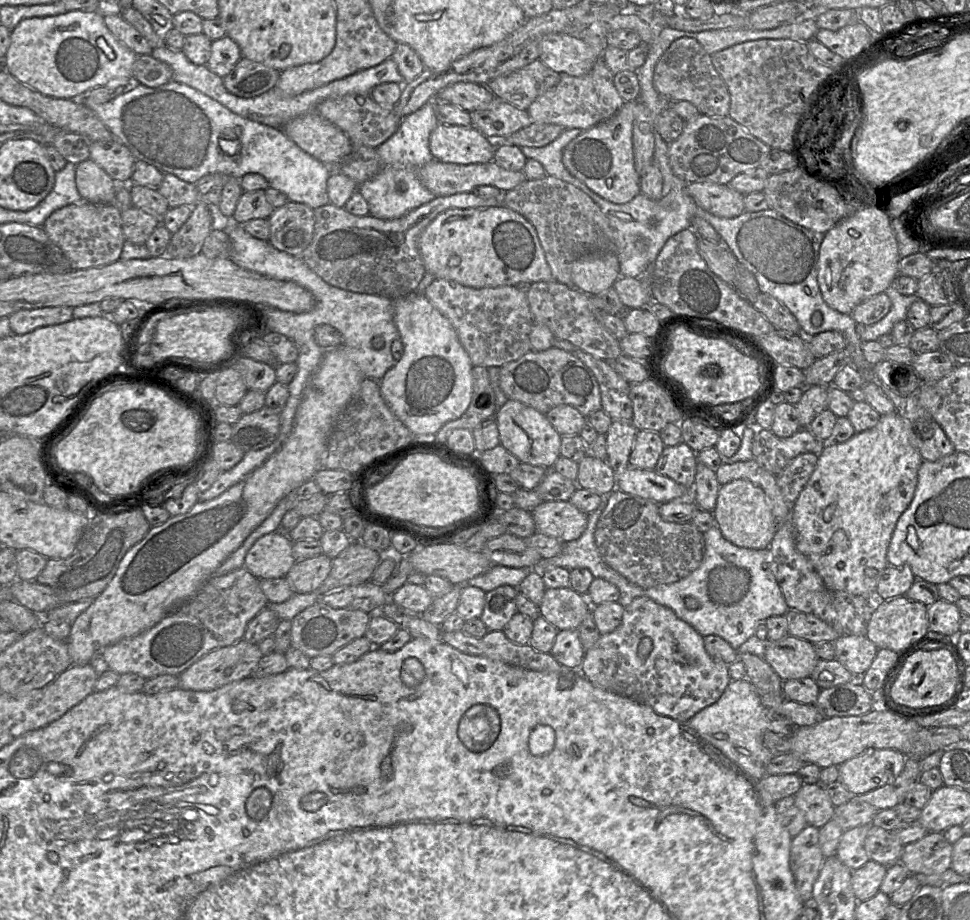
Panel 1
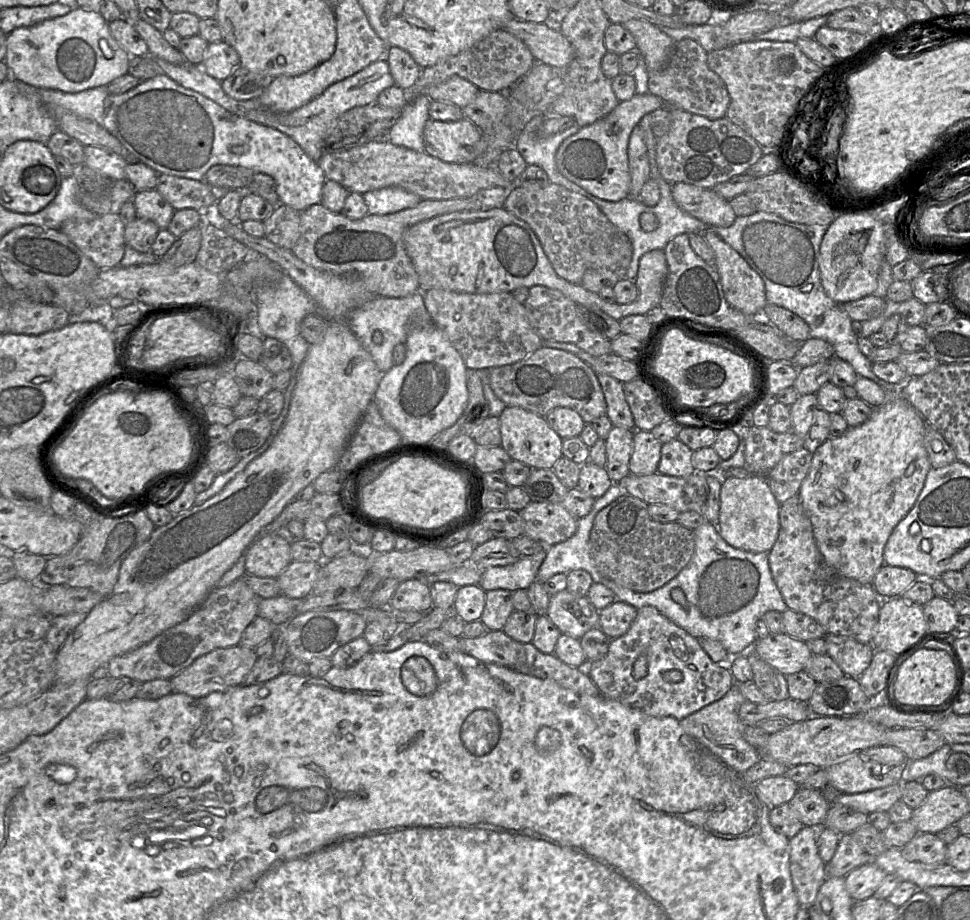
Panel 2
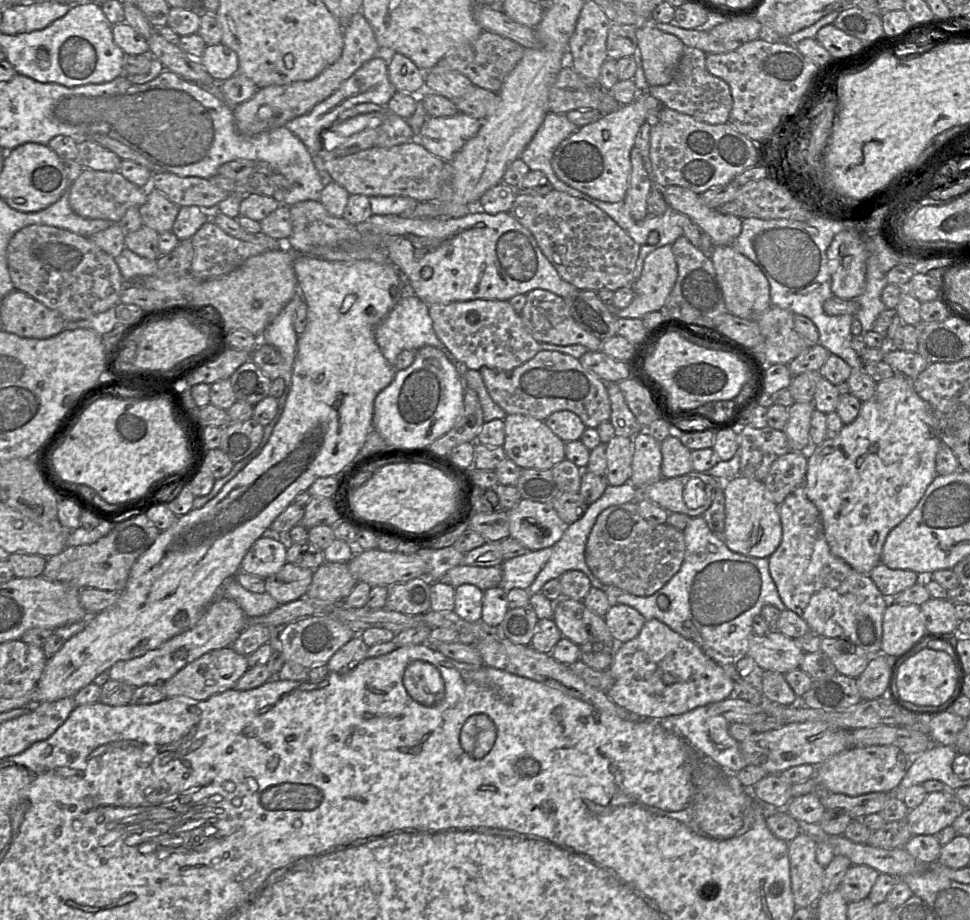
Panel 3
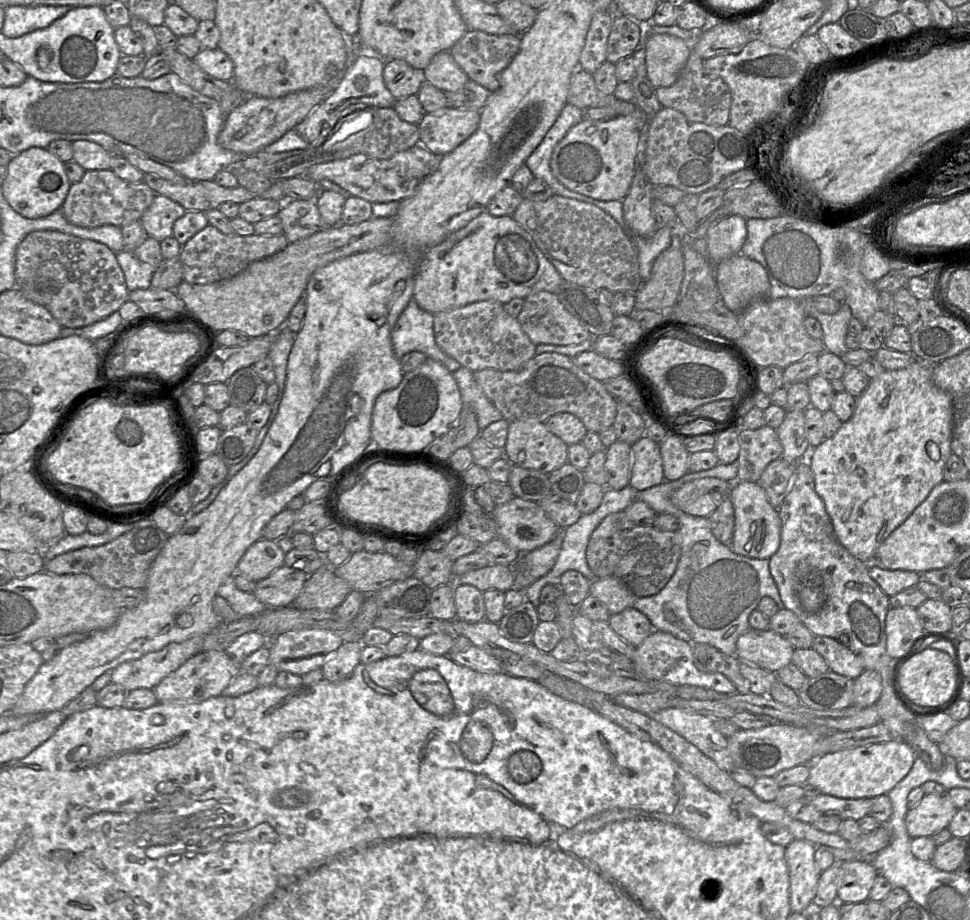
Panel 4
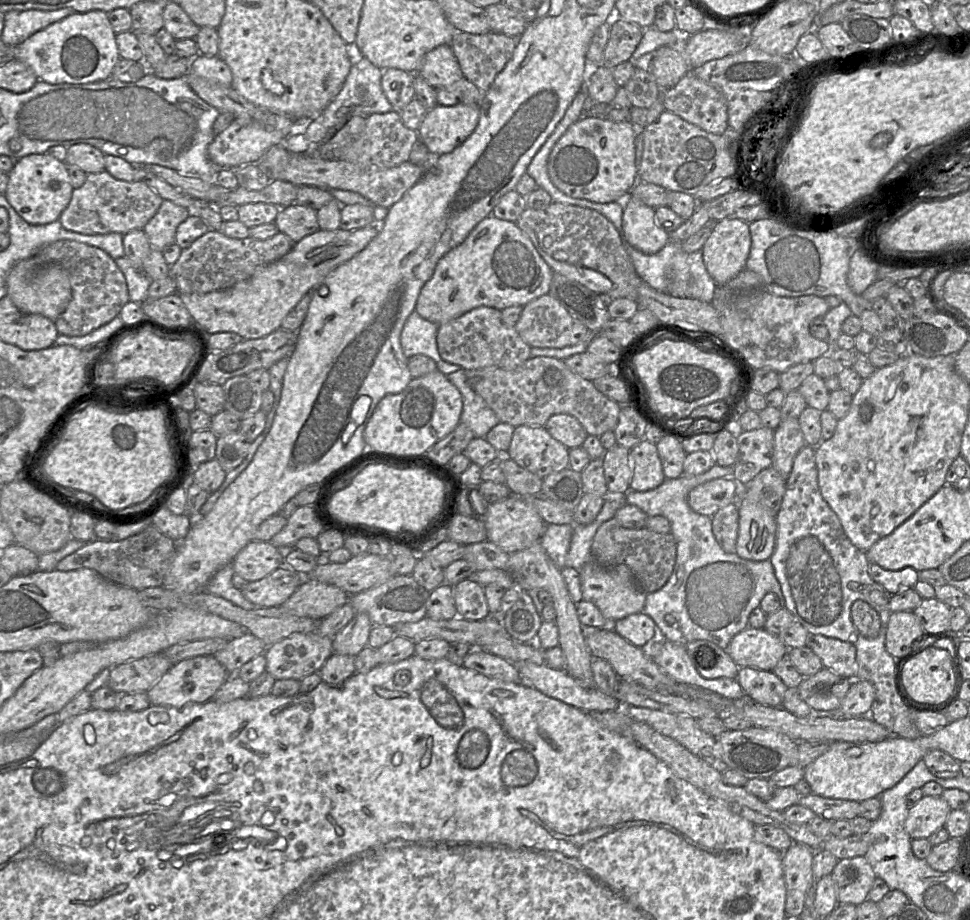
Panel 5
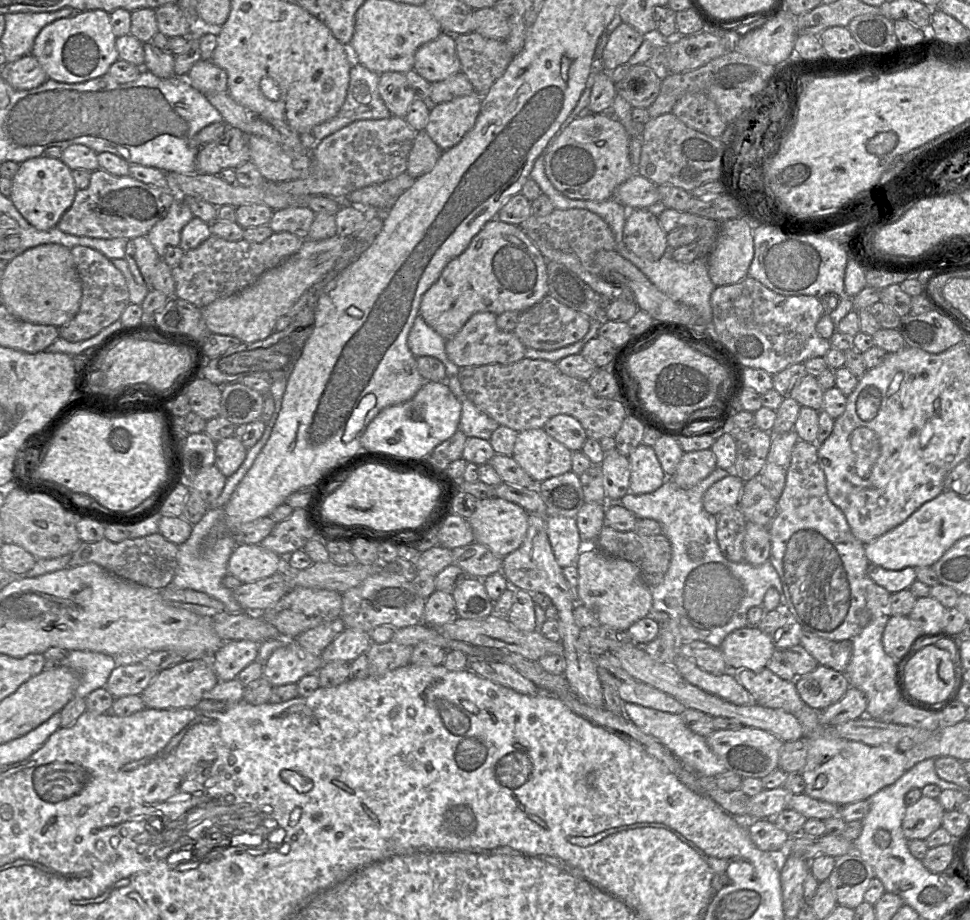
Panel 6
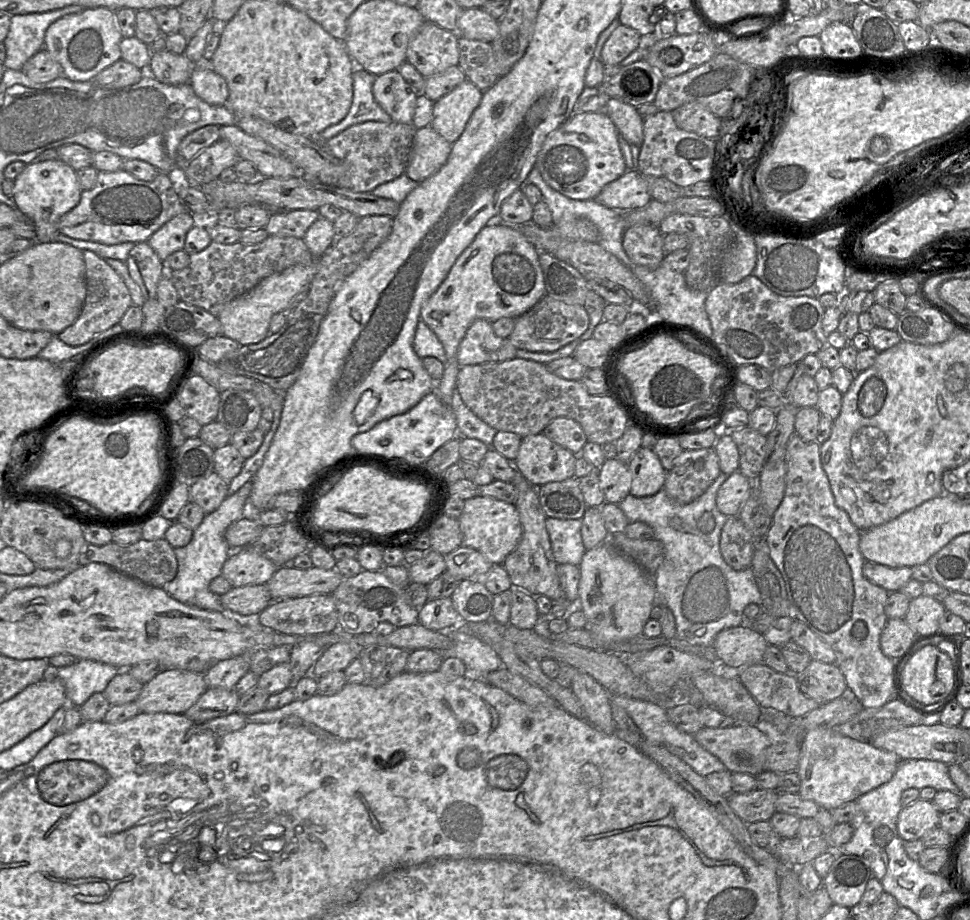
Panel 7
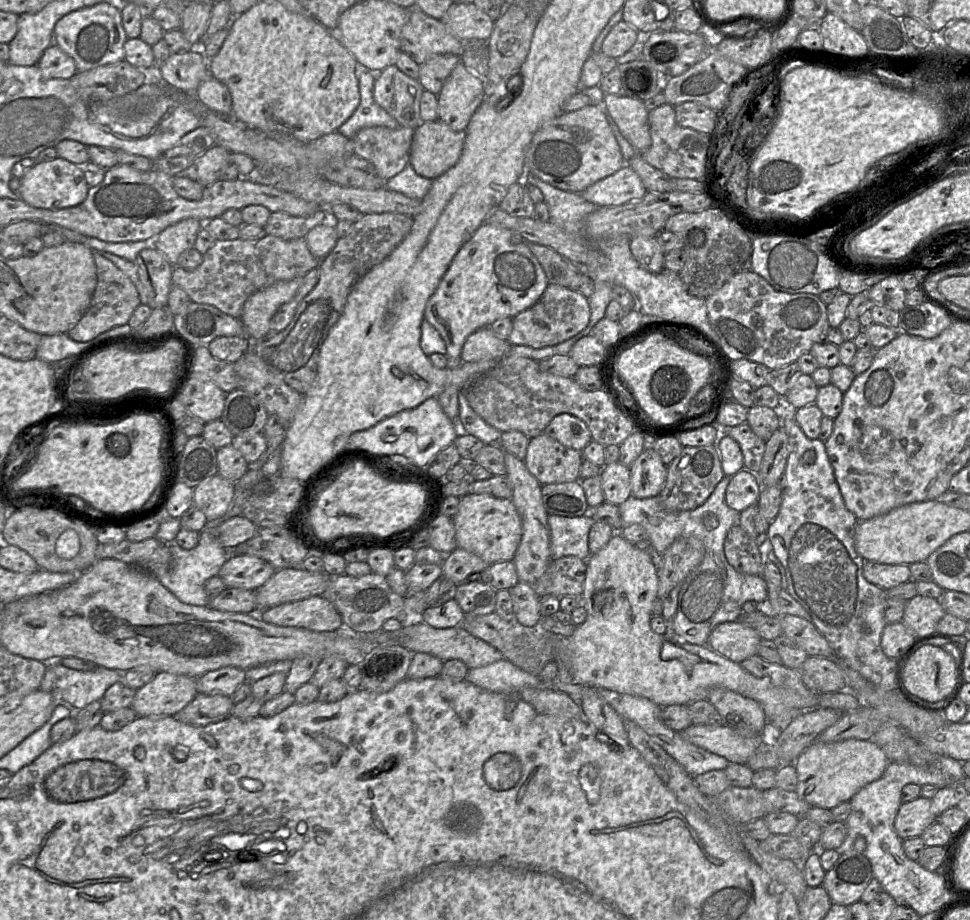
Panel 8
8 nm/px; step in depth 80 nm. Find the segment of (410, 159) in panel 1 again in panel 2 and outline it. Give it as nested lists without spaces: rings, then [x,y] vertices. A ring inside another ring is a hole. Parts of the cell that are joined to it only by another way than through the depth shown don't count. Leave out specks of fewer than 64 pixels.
[[[417,94],[403,107],[401,117],[387,133],[387,140],[395,145],[417,152],[424,151],[423,131],[430,120],[430,99]],[[386,187],[363,194],[368,214],[393,214],[416,206],[422,199],[400,187]]]

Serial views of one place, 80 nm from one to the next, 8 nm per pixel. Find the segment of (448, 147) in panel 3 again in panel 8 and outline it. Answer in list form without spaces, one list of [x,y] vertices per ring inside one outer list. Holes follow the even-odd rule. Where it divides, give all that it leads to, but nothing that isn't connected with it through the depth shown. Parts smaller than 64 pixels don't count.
[[[459,61],[438,94],[438,121],[464,133],[485,97],[484,80]]]

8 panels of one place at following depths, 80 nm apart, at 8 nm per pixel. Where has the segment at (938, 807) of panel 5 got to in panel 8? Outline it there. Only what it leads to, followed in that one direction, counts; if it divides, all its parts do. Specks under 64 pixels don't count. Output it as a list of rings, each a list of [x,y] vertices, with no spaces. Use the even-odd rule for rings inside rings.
[[[918,797],[900,805],[894,820],[894,828],[897,835],[905,840],[920,837],[936,820],[931,799]]]

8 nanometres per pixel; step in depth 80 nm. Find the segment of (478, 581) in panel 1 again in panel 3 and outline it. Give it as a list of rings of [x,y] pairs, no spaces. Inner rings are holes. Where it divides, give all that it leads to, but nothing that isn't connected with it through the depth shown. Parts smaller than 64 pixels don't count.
[[[545,548],[505,560],[501,565],[502,580],[499,587],[507,593],[514,588],[528,590],[551,554],[552,548]]]

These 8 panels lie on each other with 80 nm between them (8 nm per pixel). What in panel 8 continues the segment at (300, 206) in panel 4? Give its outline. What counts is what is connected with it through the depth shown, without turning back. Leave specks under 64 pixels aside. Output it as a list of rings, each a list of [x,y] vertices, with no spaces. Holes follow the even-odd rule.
[[[321,208],[314,214],[306,217],[291,216],[283,212],[271,213],[266,225],[263,227],[266,235],[283,240],[304,239],[314,227],[329,221],[326,208]]]

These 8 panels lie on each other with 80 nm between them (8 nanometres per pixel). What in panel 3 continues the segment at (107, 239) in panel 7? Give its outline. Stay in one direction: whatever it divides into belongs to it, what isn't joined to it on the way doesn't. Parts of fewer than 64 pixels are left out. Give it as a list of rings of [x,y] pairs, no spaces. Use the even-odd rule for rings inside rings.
[[[86,169],[70,184],[68,192],[69,204],[75,214],[86,219],[108,220],[113,223],[118,223],[128,209],[139,208],[147,199],[147,189],[129,182],[119,172]]]

